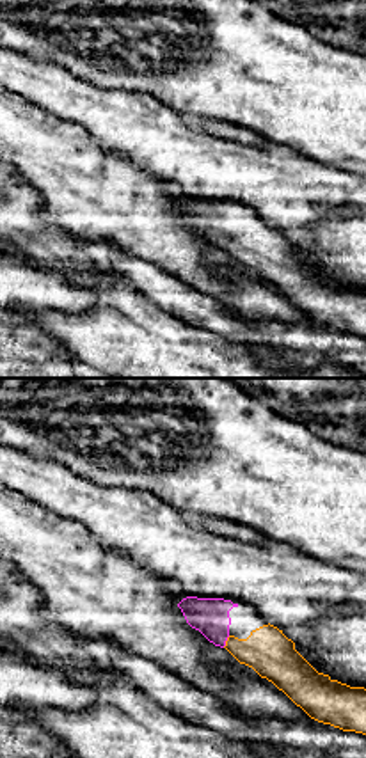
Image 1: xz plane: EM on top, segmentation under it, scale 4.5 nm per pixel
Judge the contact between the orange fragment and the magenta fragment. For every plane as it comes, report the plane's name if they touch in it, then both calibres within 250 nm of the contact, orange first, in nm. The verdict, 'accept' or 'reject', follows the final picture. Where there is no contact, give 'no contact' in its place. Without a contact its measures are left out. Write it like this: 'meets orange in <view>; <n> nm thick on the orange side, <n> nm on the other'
meets orange in xz; 220 nm thick on the orange side, 170 nm on the other

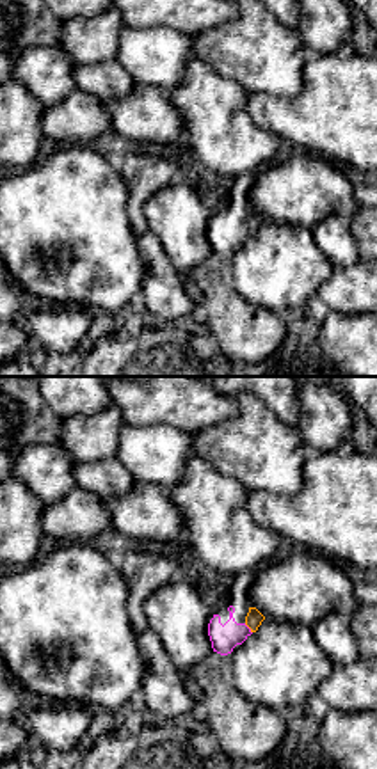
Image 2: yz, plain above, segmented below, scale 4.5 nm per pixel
meets orange in yz; 80 nm thick on the orange side, 120 nm on the other

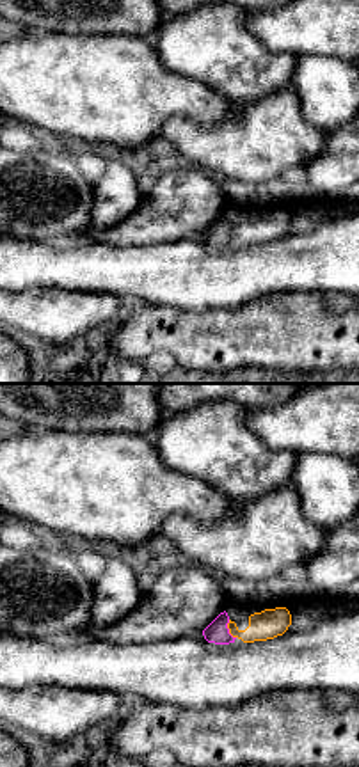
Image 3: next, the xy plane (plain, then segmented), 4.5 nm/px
meets orange in xy; 140 nm thick on the orange side, 100 nm on the other

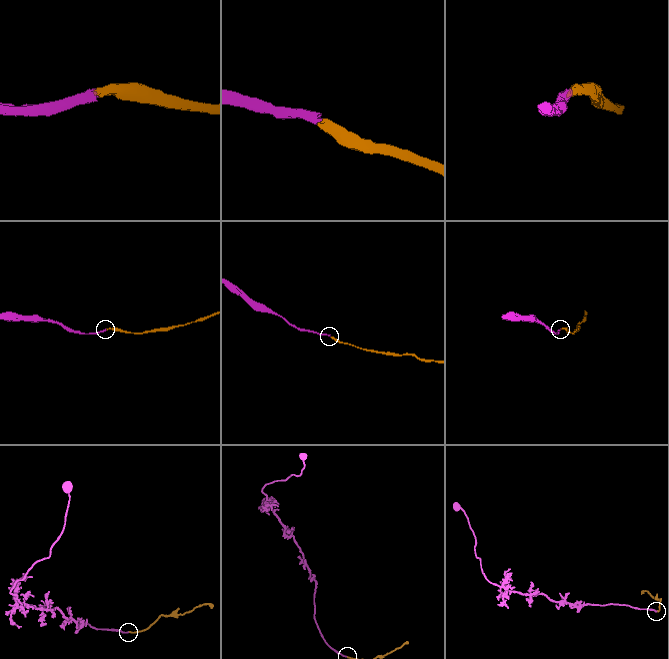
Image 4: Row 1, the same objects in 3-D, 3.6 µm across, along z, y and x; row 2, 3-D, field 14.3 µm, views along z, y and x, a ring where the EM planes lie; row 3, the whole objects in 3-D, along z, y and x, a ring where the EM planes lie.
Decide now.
accept

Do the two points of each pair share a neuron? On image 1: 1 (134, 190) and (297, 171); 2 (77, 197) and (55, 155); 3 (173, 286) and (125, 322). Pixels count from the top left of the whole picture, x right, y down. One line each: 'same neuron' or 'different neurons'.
1: different neurons
2: same neuron
3: different neurons

